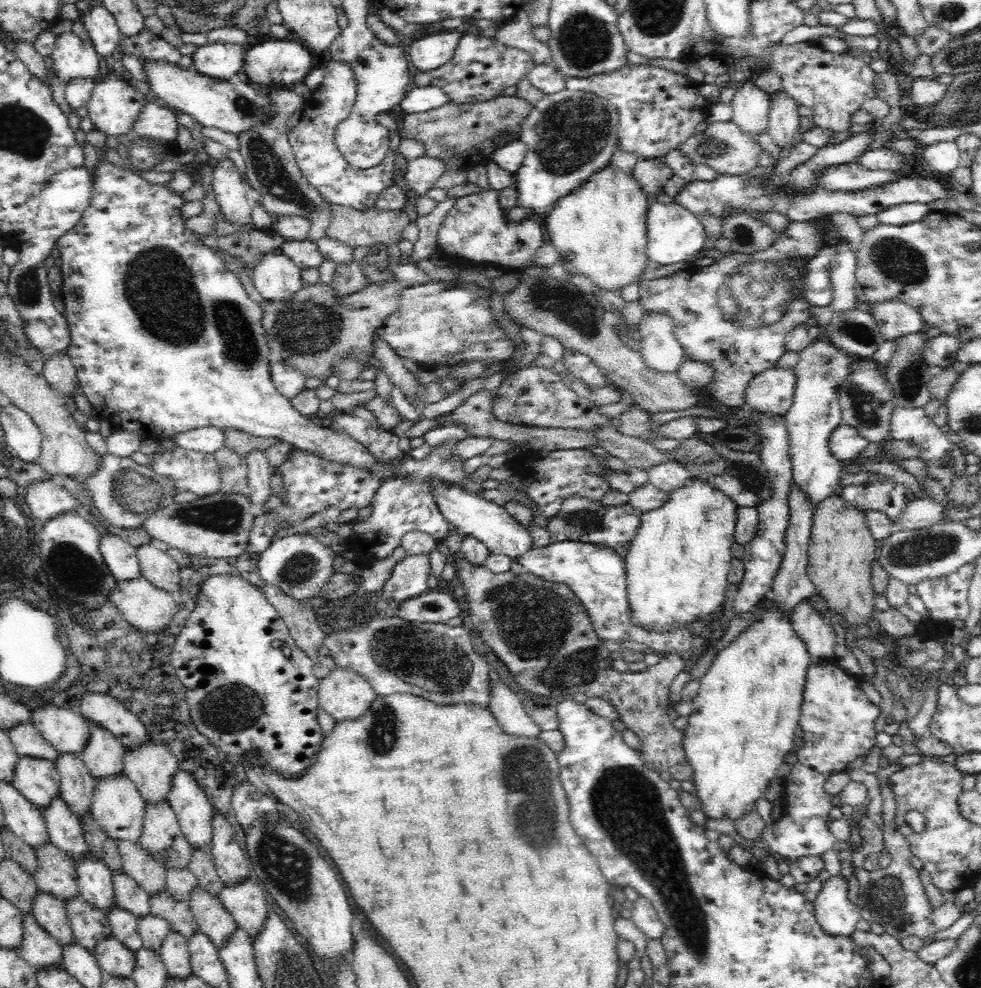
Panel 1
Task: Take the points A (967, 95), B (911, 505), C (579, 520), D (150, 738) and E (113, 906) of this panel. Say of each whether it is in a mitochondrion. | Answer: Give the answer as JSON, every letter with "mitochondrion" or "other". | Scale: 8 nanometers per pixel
{"A":"mitochondrion","B":"other","C":"mitochondrion","D":"other","E":"other"}

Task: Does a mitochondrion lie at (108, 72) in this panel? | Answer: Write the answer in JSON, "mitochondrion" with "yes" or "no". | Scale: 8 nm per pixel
{"mitochondrion":"no"}

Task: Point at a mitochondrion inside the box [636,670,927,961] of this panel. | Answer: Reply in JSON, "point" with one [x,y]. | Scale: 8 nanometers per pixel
{"point":[888,896]}

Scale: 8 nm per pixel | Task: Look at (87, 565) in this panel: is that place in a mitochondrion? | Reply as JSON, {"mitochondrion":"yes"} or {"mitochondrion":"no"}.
{"mitochondrion":"yes"}

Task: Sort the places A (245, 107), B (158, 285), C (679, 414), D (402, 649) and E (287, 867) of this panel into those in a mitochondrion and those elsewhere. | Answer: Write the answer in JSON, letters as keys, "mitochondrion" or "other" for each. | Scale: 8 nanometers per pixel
{"A":"mitochondrion","B":"mitochondrion","C":"other","D":"mitochondrion","E":"mitochondrion"}

